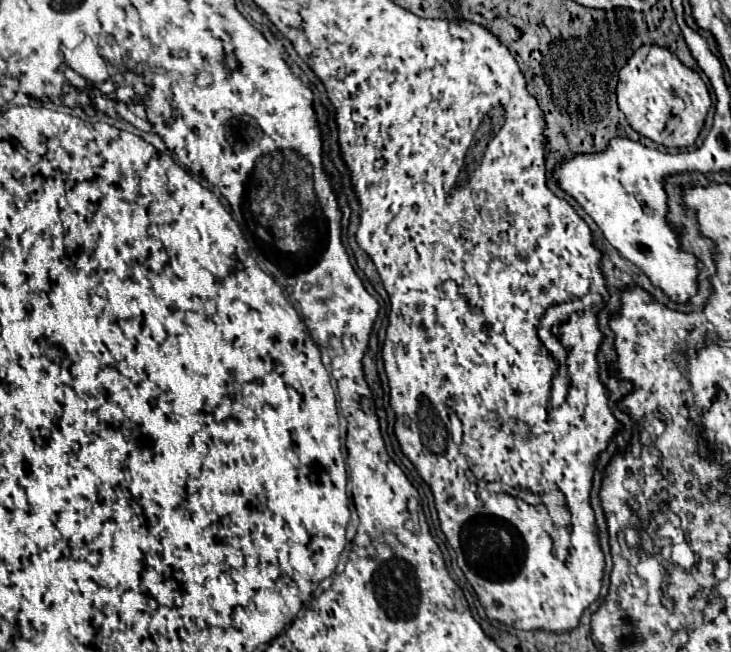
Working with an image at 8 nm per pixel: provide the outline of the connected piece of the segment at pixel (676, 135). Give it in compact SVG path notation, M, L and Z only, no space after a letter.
M656 44L640 46L620 68L616 86L618 106L626 120L642 136L668 148L692 146L710 110L710 94L704 80L668 48Z

